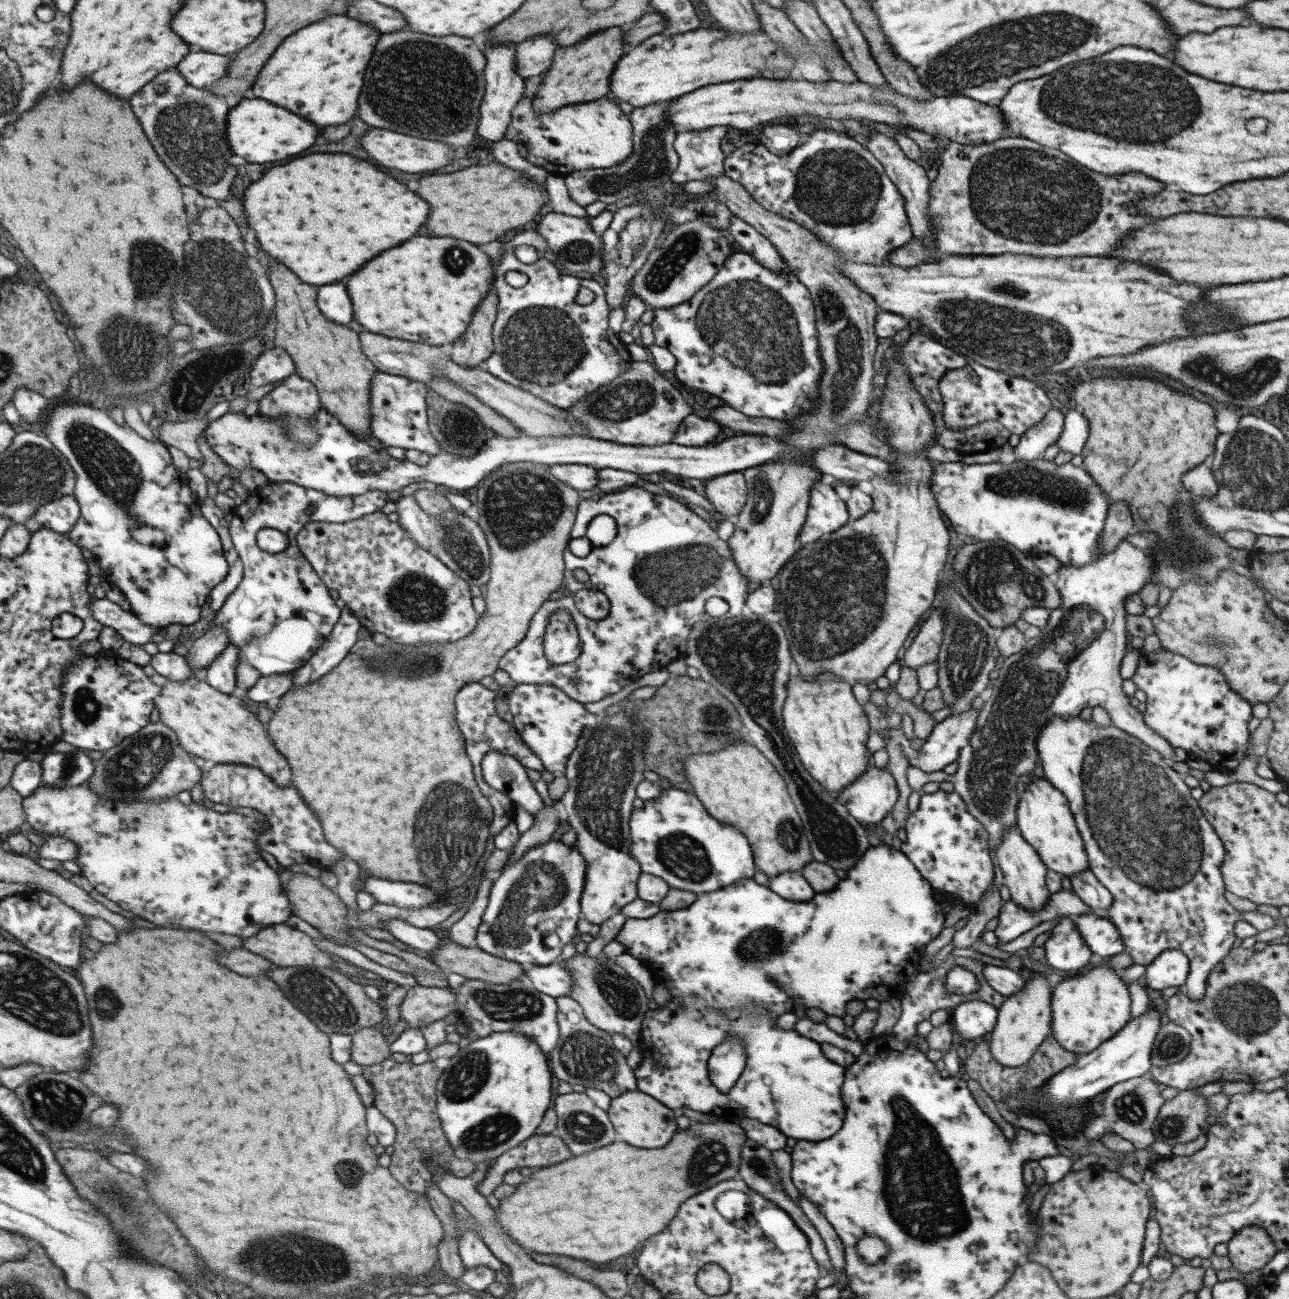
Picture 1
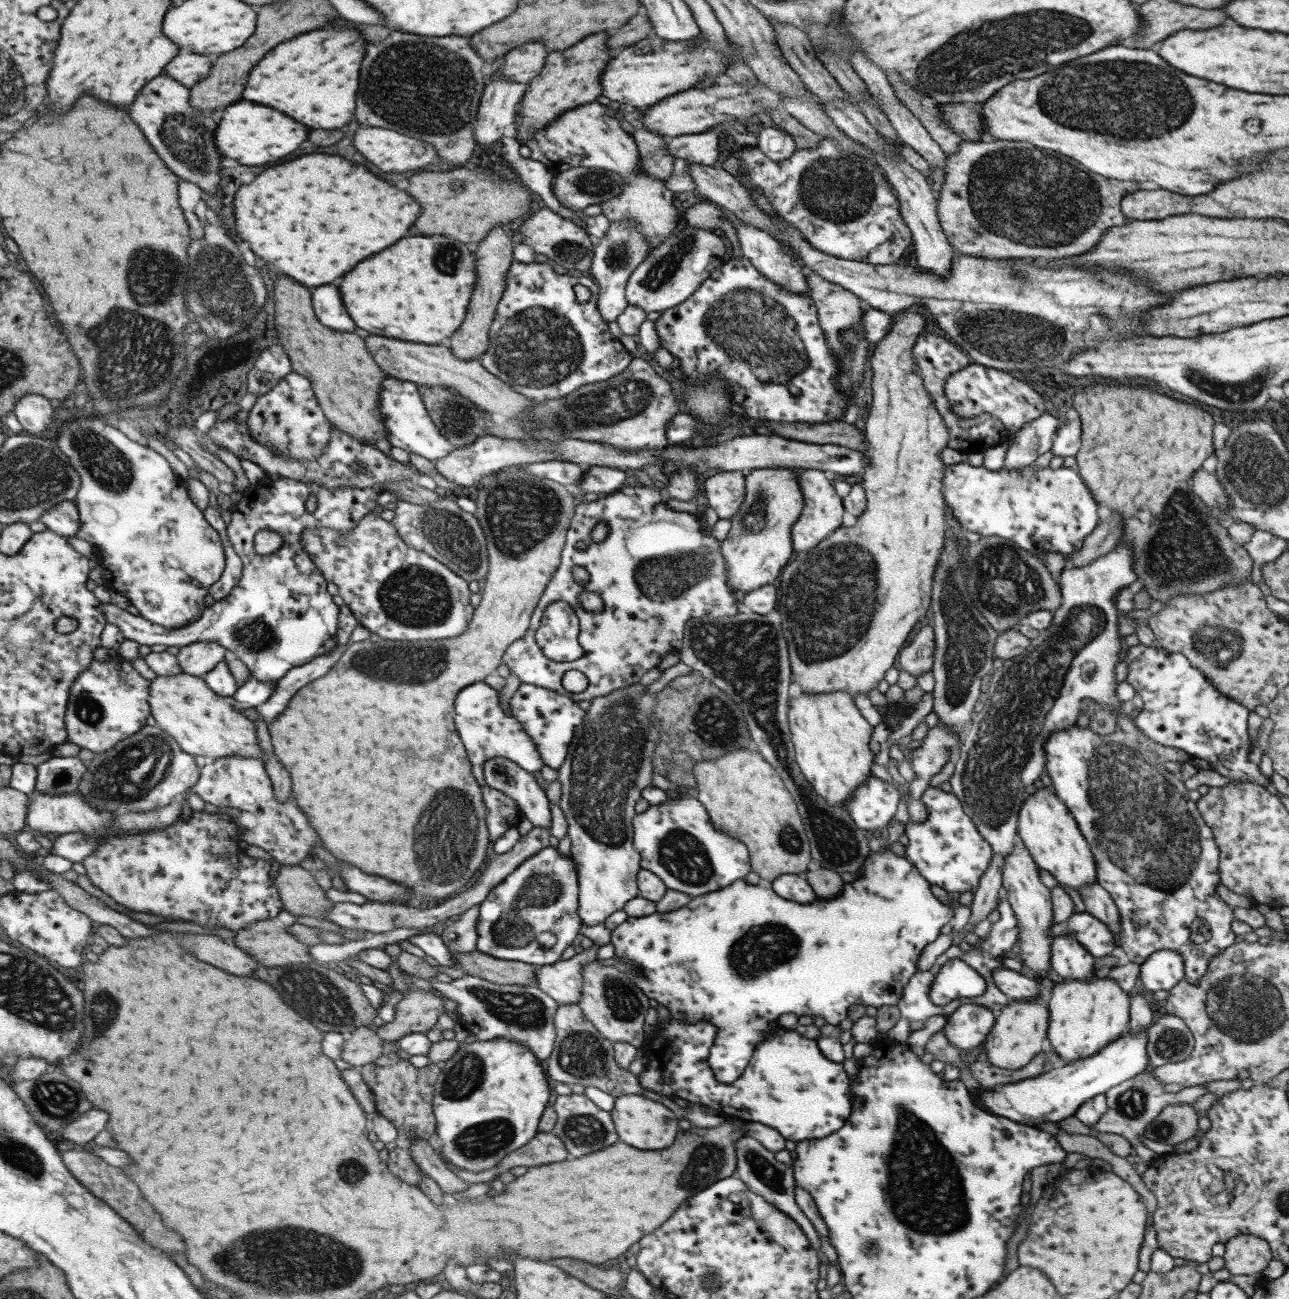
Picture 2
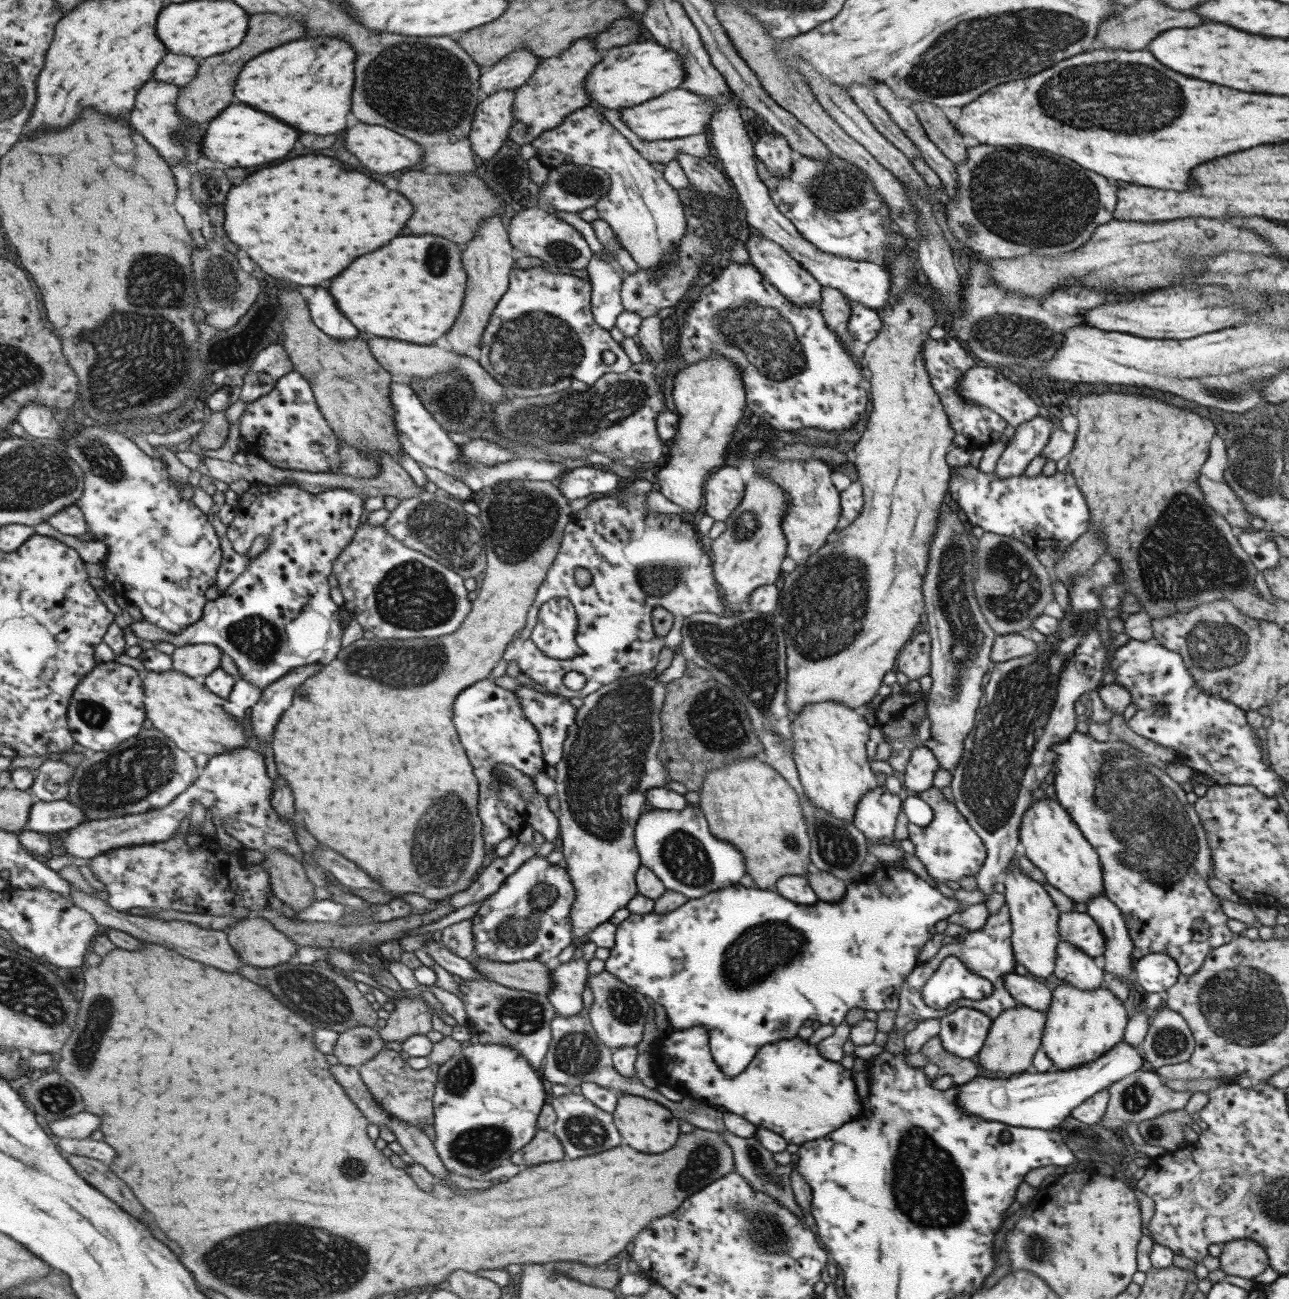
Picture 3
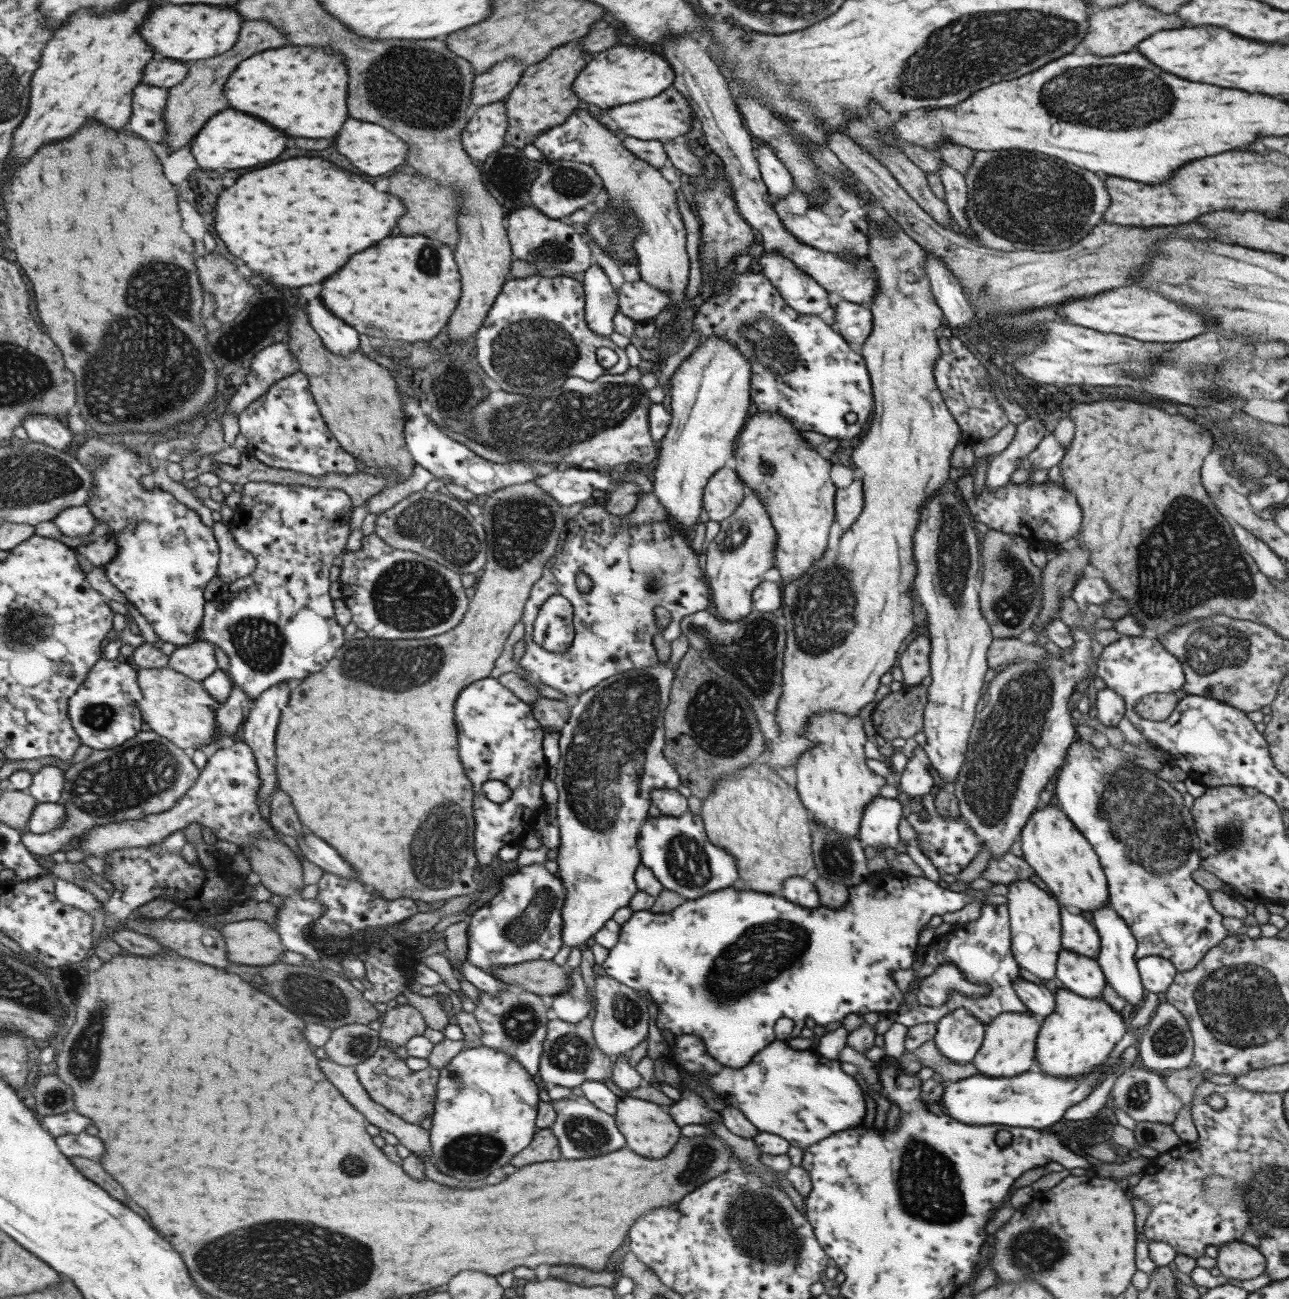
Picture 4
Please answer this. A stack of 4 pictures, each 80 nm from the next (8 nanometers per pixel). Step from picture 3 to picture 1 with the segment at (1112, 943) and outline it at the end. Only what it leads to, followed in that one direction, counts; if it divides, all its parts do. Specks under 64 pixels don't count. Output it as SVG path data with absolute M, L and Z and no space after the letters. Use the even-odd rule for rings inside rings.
M1085 869L1070 876L1073 894L1077 895L1095 916L1107 919L1107 909L1112 903L1112 894L1095 878L1095 875Z

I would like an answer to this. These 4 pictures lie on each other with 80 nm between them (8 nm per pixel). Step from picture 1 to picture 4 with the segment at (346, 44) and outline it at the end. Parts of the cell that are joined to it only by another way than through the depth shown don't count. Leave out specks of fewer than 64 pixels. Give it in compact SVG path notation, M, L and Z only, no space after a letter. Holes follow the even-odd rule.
M289 45L267 50L245 60L227 82L227 98L233 108L255 114L295 138L335 136L347 116L347 82L343 56L329 48Z

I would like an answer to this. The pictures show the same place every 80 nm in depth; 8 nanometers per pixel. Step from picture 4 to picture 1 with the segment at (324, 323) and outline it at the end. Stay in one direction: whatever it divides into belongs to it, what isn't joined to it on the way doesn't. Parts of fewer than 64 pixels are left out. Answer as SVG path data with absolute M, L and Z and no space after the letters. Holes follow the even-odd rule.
M325 284L319 286L319 308L327 320L337 324L347 324L351 320L351 300L345 292L343 284Z

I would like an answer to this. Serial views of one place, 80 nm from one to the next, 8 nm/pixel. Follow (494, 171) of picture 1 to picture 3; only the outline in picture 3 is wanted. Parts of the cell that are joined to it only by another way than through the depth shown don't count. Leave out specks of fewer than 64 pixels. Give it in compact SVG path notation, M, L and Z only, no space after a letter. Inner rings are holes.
M407 172L399 176L397 192L403 194L411 206L413 216L407 220L407 228L411 234L435 234L443 236L451 242L469 242L477 230L477 224L485 216L501 214L503 202L501 198L483 184L477 176L463 173L425 174L425 172Z

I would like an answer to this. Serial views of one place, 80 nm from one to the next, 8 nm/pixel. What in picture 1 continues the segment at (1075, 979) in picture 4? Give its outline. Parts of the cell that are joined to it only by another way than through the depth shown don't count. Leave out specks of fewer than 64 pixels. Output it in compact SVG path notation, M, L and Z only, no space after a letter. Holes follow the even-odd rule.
M1064 916L1049 931L1049 936L1041 946L1044 950L1043 960L1057 970L1077 976L1079 968L1085 968L1091 951L1083 942L1070 916Z

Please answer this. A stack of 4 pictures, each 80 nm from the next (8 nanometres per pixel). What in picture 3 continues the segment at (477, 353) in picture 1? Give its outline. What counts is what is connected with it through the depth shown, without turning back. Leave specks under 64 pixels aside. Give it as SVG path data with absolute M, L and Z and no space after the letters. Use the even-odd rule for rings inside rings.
M487 218L483 224L479 224L473 240L465 244L463 250L463 270L467 272L467 284L465 284L465 298L463 308L453 324L453 328L447 332L447 342L451 350L457 355L463 355L469 348L480 346L483 328L489 320L492 310L498 303L508 287L509 273L513 267L513 247L509 243L507 232L499 218Z

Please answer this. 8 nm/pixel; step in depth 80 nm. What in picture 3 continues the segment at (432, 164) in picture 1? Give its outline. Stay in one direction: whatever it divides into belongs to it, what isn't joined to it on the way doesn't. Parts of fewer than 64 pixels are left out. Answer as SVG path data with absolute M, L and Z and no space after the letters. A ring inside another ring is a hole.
M355 124L355 126L347 128L345 148L349 152L353 152L365 168L369 168L377 174L389 174L395 170L403 170L407 166L415 166L415 164L419 164L424 152L415 141L407 140L407 137L395 134L389 128L377 125L369 126L369 124Z

